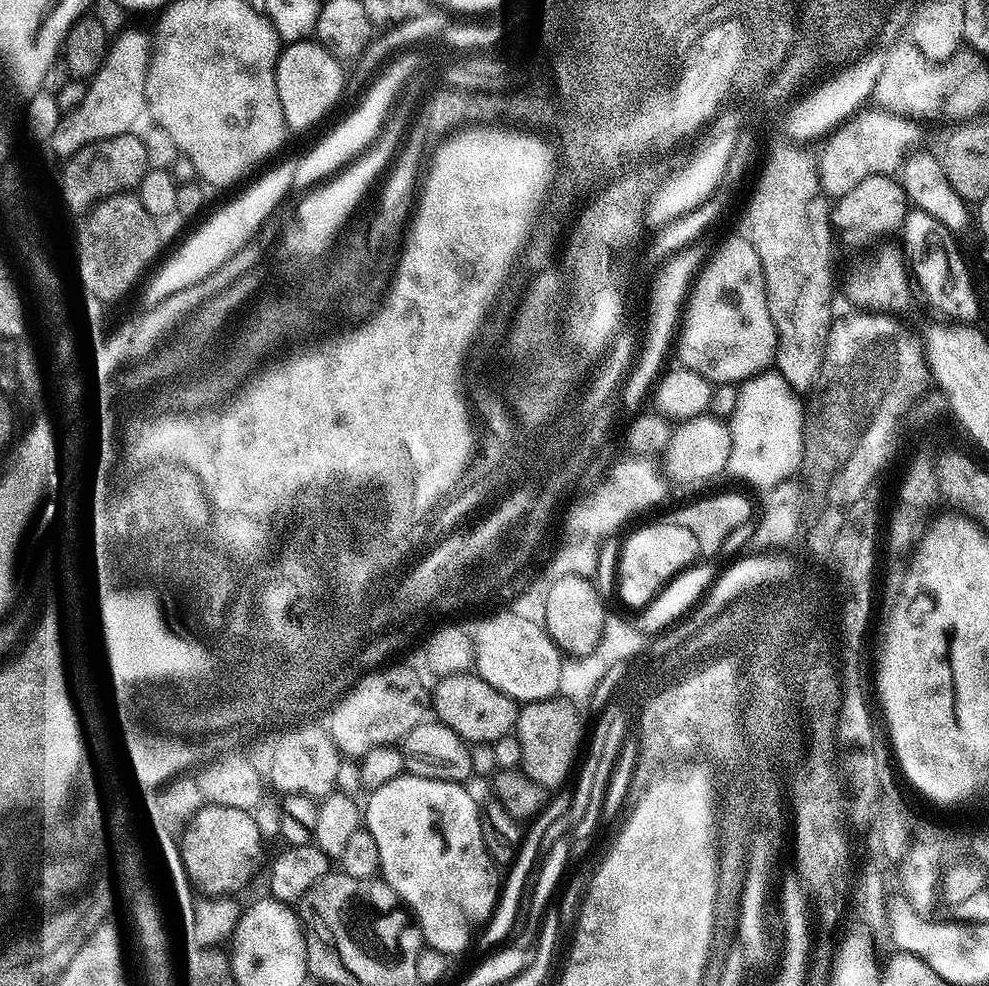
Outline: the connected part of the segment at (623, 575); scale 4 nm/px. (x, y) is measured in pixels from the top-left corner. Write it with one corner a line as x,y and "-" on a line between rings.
670,520
638,529
627,538
620,556
618,592
628,608
641,610
677,573
693,565
701,555
698,540
684,526
674,526

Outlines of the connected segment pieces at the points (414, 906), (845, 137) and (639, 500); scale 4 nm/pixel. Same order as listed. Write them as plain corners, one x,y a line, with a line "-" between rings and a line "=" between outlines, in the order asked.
401,774
379,785
372,792
374,794
368,808
366,804
366,816
369,821
384,820
378,835
383,875
391,881
400,899
414,913
425,941
449,958
456,958
459,952
466,951
474,944
478,930
483,929
495,912
502,880
499,875
496,877
496,864
484,841
486,824
482,819
482,808
476,805
475,798
464,789
463,783
431,775
=
861,110
840,125
827,139
828,146
818,152
820,186
823,195
829,198
850,194
858,182
866,182
871,176
895,177
904,159
924,136
920,129
923,127
915,119
883,110
868,111
=
628,456
628,459
619,459
607,473
604,480
604,491
595,491
596,494
590,494
582,501
582,508
573,516
572,523
575,529
580,531
581,535
592,542
596,542
598,538
614,535
620,526
626,523
637,511
642,512
658,505
666,496
670,482
664,475
661,465
651,457

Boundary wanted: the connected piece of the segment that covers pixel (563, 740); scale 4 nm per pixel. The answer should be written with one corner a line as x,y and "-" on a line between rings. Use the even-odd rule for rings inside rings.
553,698
524,704
519,709
514,729
514,734
521,742
519,767
530,778
534,778
534,782
549,790
562,787
567,782
568,775
570,780
586,740
586,728
584,732
579,710
564,699
-
576,755
578,755
577,760

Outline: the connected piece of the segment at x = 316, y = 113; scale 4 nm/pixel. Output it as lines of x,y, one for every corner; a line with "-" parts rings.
307,38
285,43
276,63
278,102
282,102
282,114
293,133
312,128
328,112
328,104
336,100
336,92
344,88
344,68
323,44

